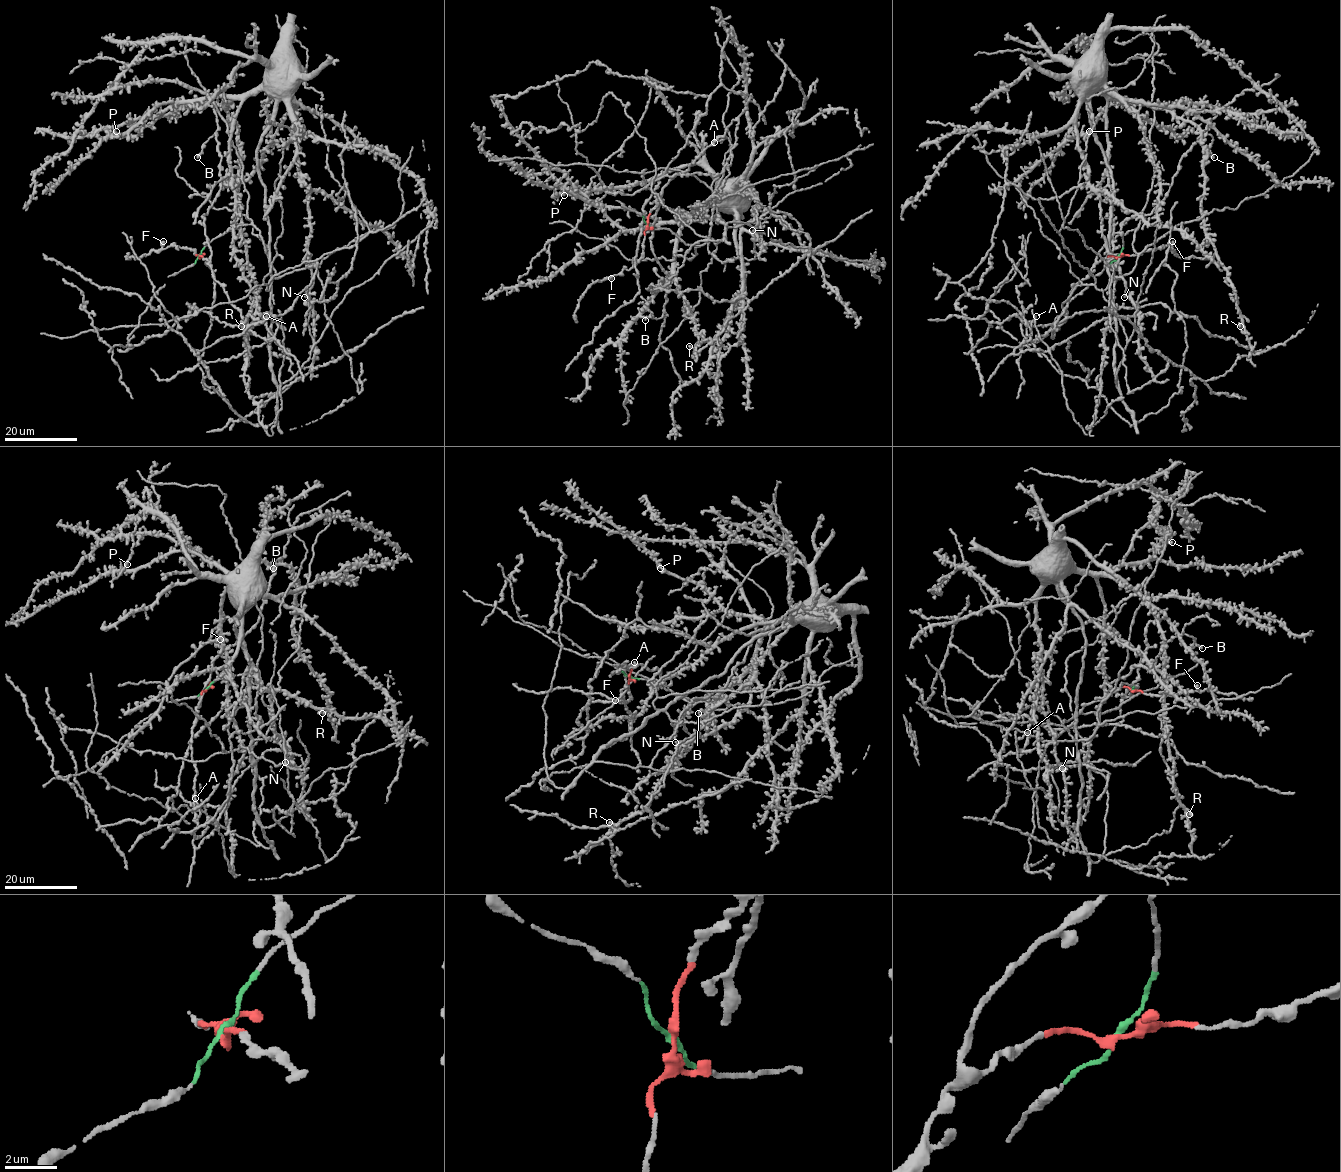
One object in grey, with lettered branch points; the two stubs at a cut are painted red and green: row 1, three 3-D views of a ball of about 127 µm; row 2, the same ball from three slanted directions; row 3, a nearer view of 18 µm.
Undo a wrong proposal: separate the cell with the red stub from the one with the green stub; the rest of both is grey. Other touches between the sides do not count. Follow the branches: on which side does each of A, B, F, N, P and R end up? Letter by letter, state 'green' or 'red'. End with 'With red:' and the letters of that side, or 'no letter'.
A: red
B: red
F: red
N: green
P: green
R: green
With red: A, B, F

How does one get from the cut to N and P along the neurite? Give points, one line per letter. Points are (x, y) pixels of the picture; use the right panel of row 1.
N: (1117, 256), (1122, 236), (1139, 224), (1132, 243), (1136, 263), (1122, 276), (1113, 266), (1124, 297)
P: (1117, 256), (1138, 224), (1141, 252), (1205, 214), (1201, 131), (1117, 97), (1089, 131)

